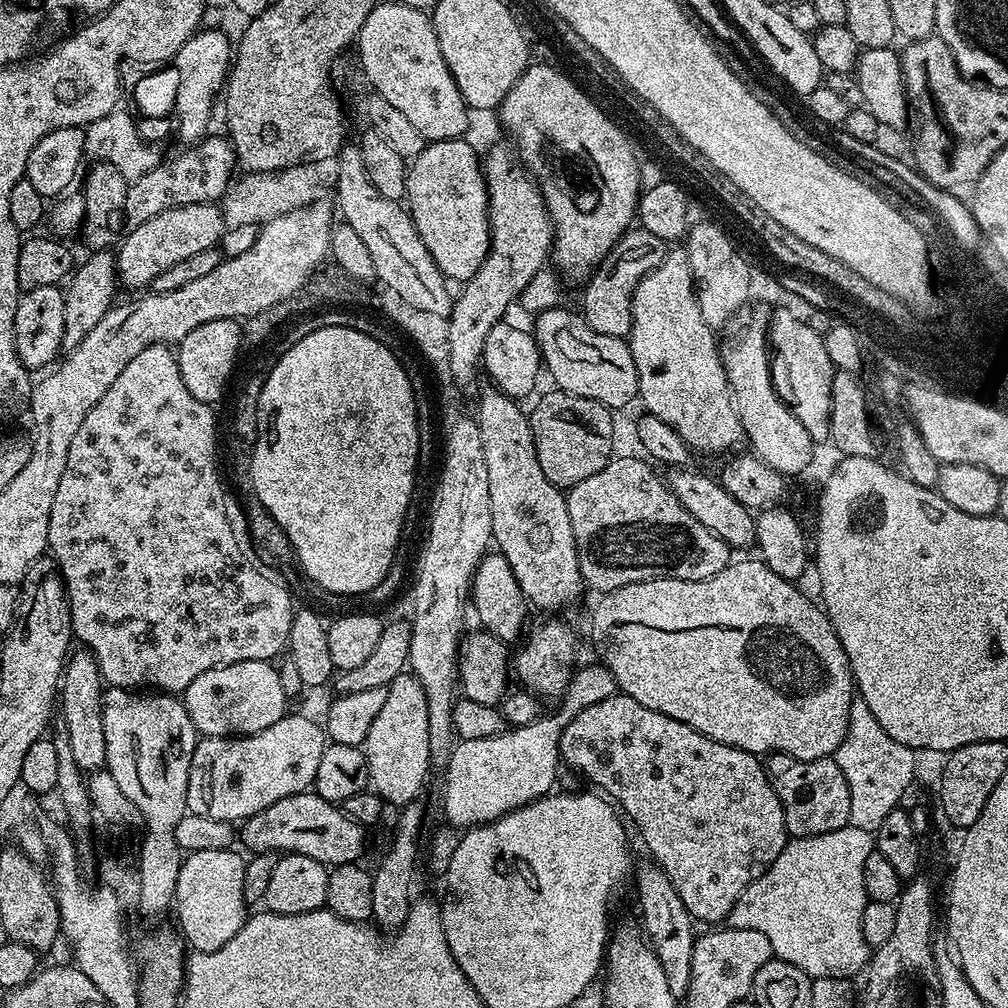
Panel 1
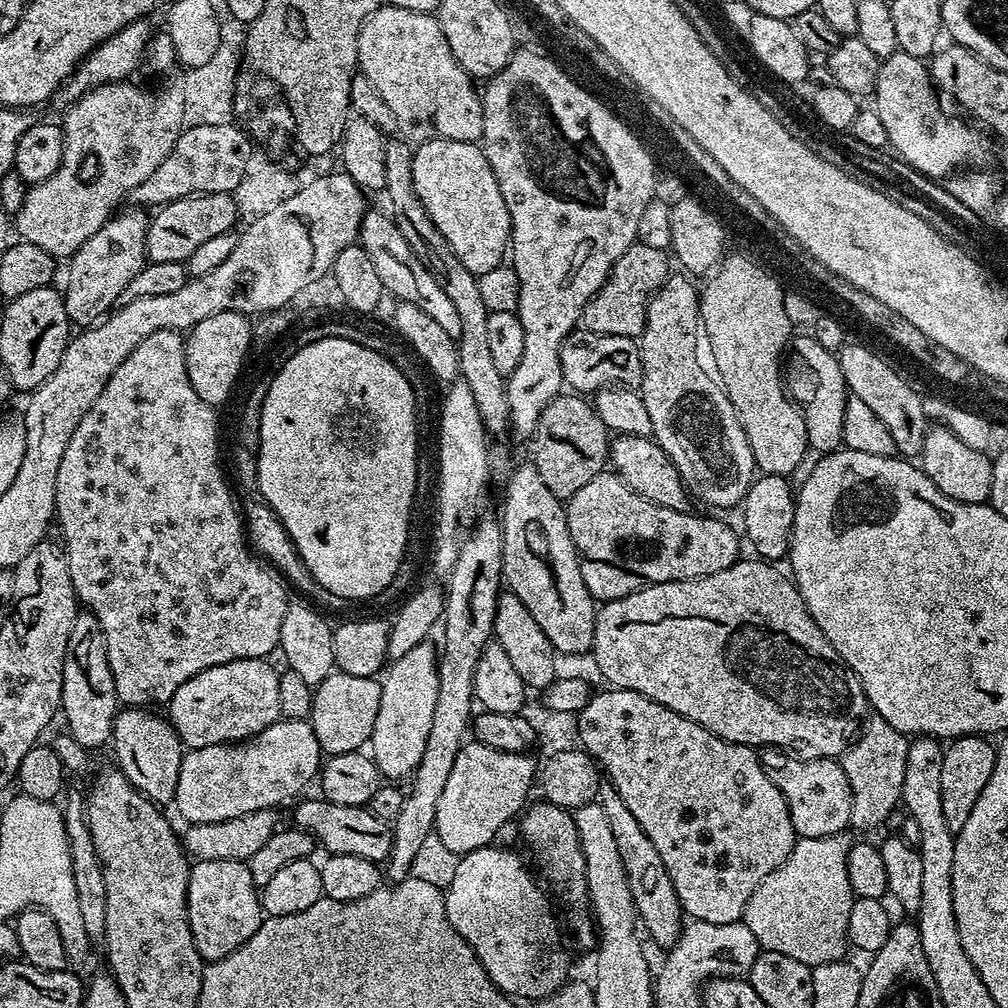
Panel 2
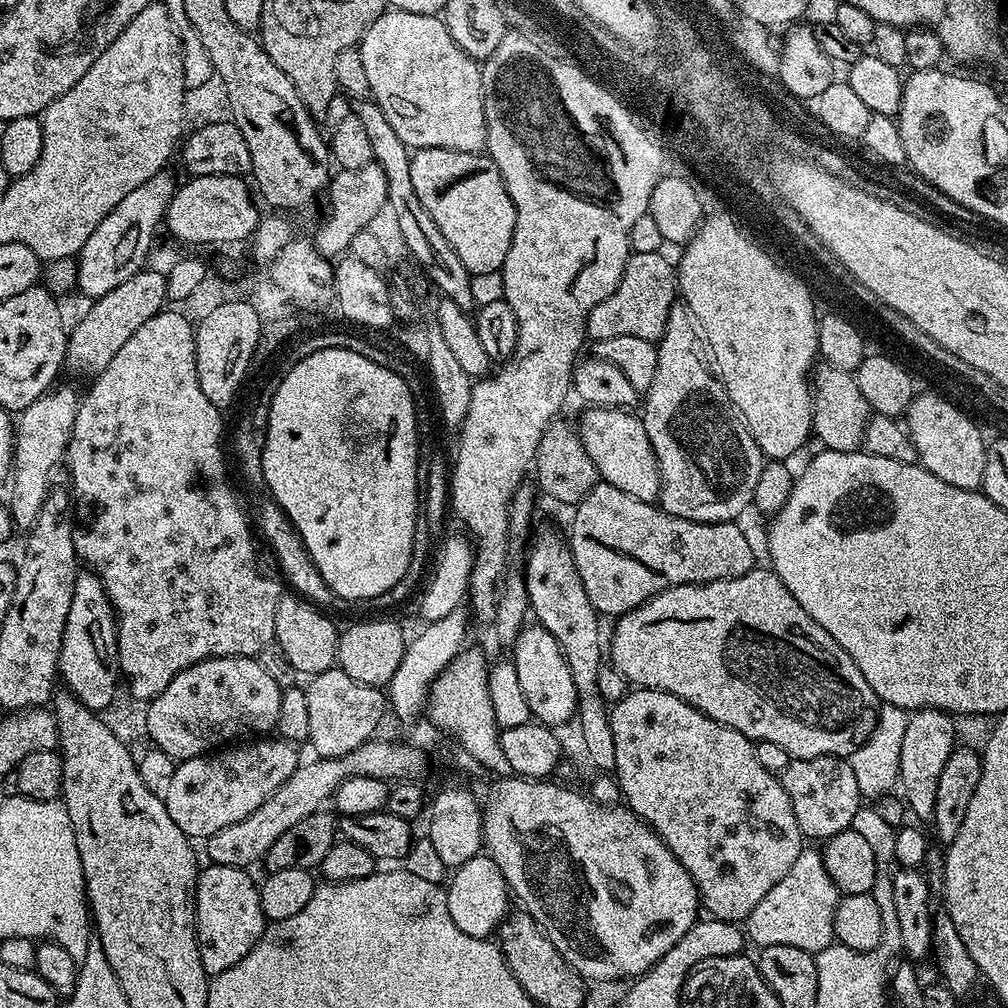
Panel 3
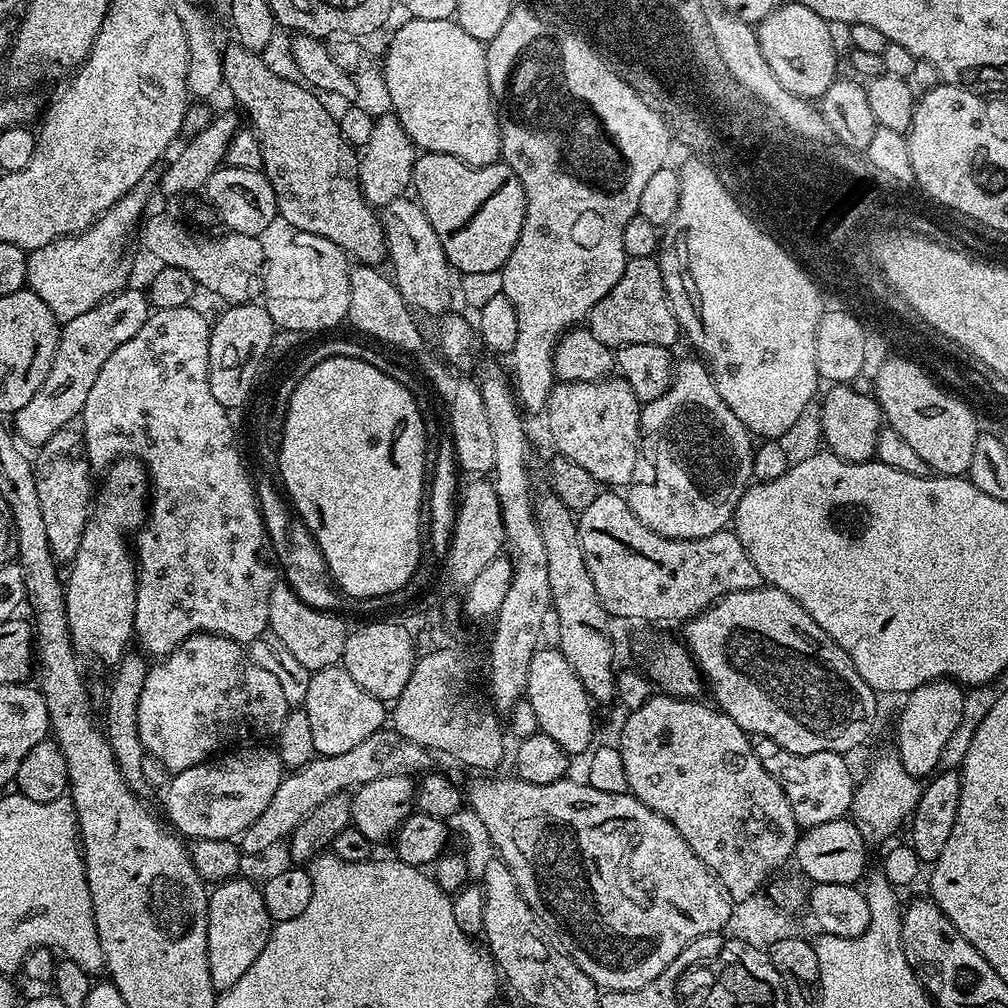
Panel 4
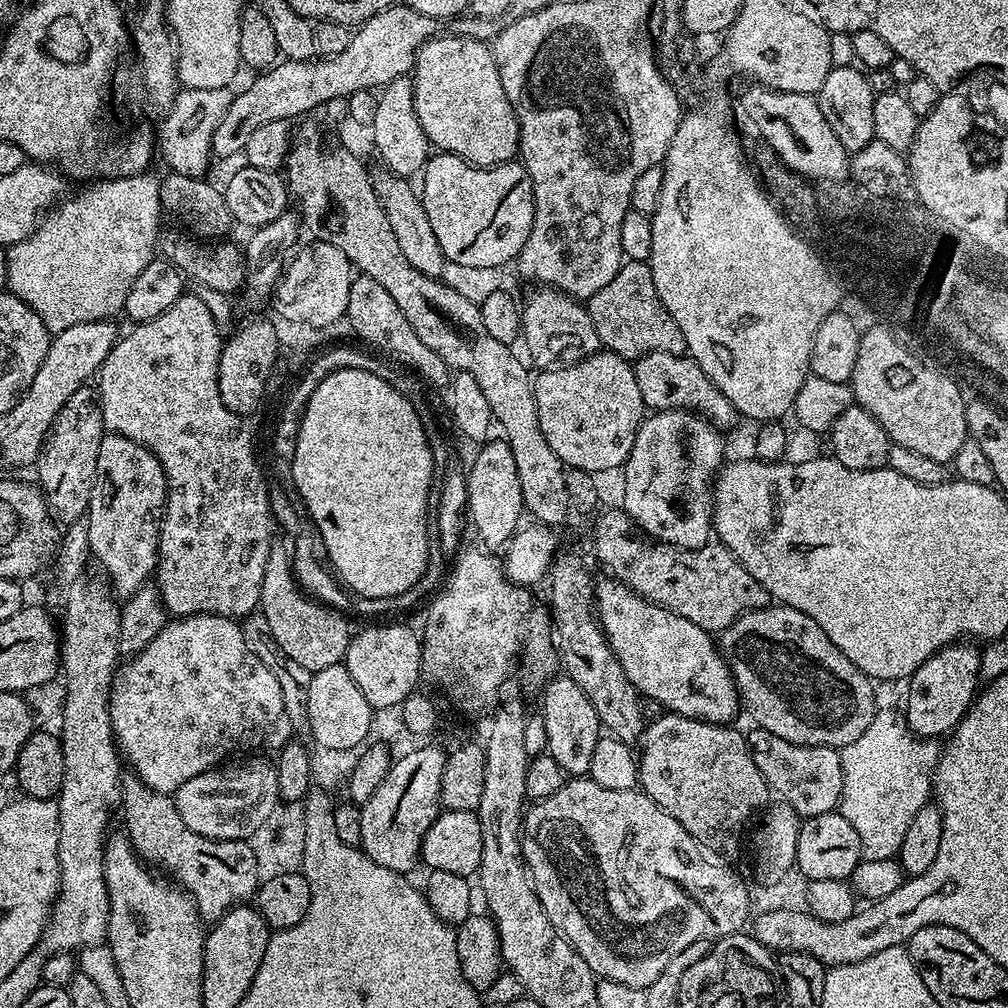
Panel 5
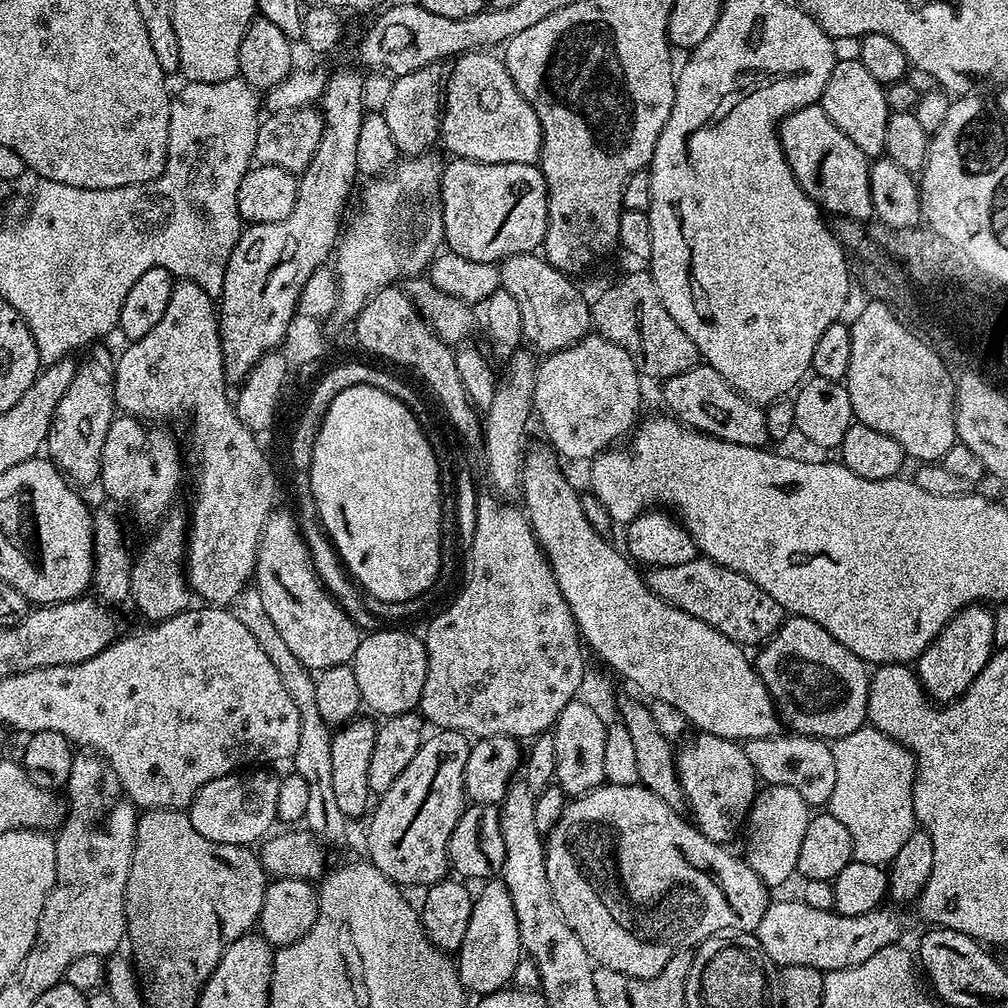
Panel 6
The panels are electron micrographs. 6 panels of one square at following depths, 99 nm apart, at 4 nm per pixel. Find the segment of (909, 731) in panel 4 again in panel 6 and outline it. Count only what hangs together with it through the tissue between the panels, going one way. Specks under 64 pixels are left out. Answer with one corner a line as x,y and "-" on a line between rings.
983,603
968,604
961,612
956,612
954,618
950,618
950,622
946,622
943,630
932,639
930,646
926,646
924,653
914,662
914,671
933,701
959,700
974,678
982,674
996,647
993,609

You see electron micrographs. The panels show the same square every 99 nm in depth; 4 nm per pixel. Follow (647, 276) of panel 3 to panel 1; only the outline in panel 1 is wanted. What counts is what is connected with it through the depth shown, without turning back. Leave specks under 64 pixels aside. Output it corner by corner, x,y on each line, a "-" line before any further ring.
636,226
624,233
624,237
614,245
606,254
606,258
596,267
596,271
588,277
584,288
584,309
582,315
584,321
588,323
594,330
598,330
598,334
610,334
621,338
627,337
628,331
632,329
632,295
638,286
638,282
642,282
642,278
646,278
646,274
650,274
650,270
654,270
664,260
666,255
666,241
650,234
645,228

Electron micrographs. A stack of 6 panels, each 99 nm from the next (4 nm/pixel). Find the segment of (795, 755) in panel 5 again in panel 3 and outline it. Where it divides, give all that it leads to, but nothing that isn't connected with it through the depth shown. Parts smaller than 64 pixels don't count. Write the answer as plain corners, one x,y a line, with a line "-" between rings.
819,756
805,760
792,758
787,762
789,764
778,772
778,779
790,798
790,806
794,806
794,818
798,818
800,835
805,838
813,836
819,842
824,842
828,837
851,828
854,814
862,807
862,795
849,761
839,756

